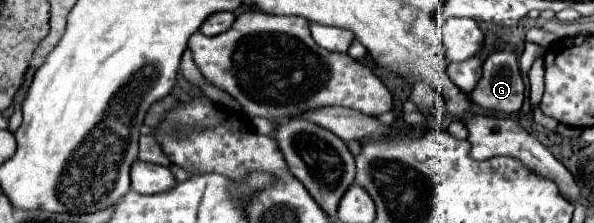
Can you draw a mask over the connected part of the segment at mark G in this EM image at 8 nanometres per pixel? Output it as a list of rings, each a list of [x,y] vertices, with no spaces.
[[[494,52],[486,58],[484,76],[470,100],[492,114],[516,114],[522,108],[524,82],[514,52]]]

